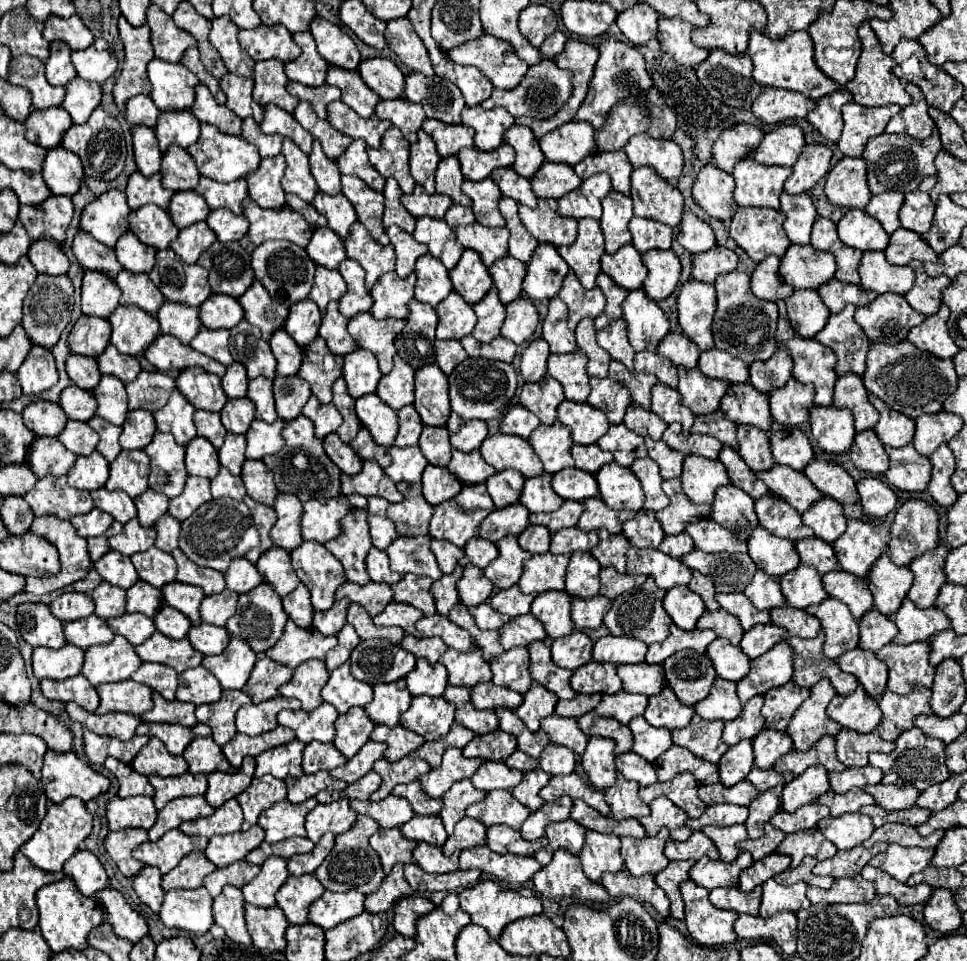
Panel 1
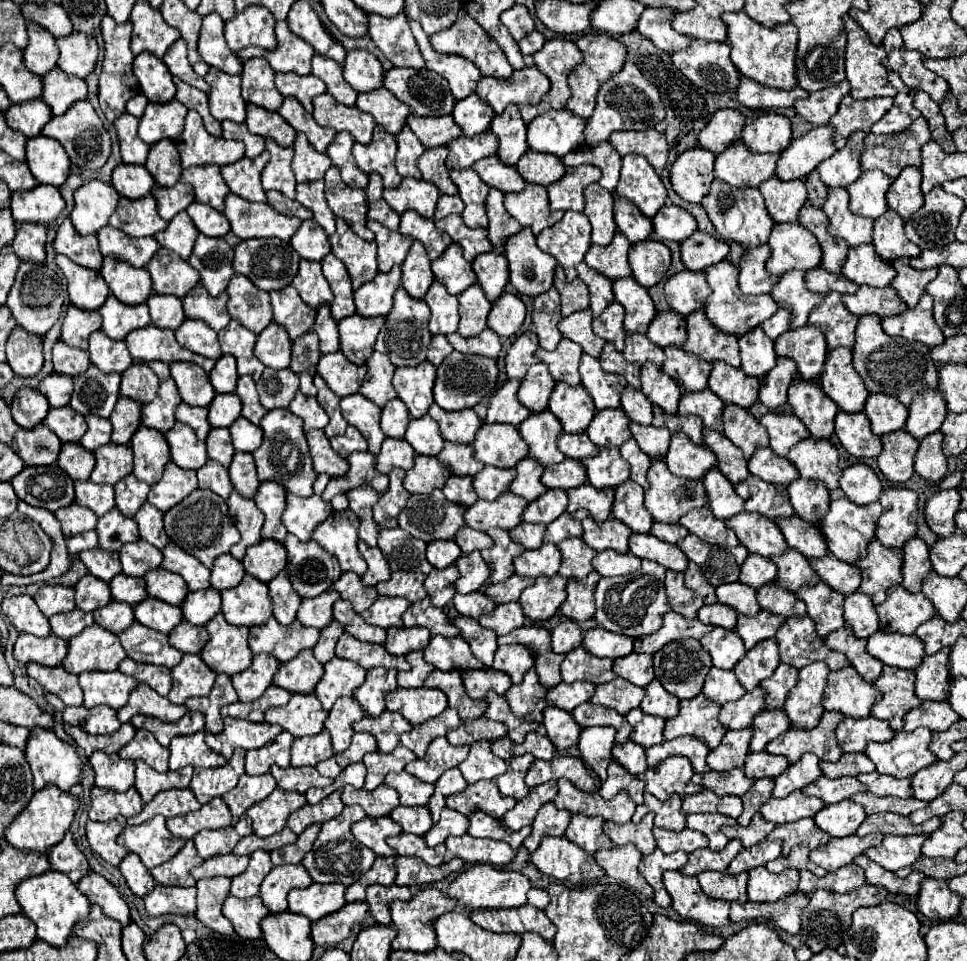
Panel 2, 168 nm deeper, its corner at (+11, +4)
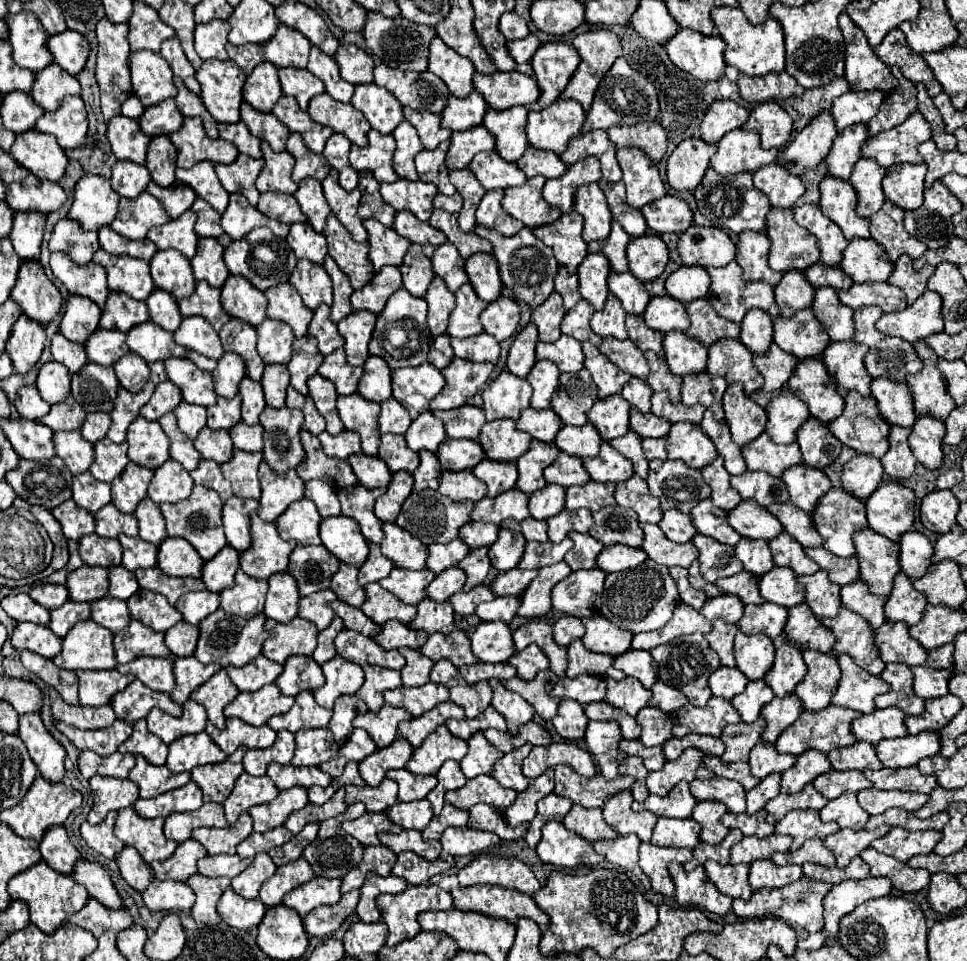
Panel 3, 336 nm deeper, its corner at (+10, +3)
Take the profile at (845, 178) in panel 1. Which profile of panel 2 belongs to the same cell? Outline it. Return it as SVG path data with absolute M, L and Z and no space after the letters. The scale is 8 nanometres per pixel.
M853 134L843 150L837 150L817 166L819 178L827 188L847 188L861 176L861 154L865 150L863 138L865 134Z

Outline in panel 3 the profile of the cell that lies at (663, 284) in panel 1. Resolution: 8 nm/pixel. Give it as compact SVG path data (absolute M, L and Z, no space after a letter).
M652 233L630 239L626 253L630 263L630 273L636 275L640 281L656 279L668 263L666 243L658 235L652 235Z

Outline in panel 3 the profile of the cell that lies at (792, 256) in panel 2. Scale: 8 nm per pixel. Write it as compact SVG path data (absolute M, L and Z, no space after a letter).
M772 207L766 217L766 235L770 239L768 263L774 271L804 271L820 259L818 241L794 221L792 209Z

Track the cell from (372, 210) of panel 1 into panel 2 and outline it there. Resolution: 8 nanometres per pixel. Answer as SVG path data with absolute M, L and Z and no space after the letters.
M331 166L325 174L325 196L335 212L335 216L343 218L351 230L363 238L373 240L375 234L367 228L367 194L359 188L349 188L343 184L337 166Z

